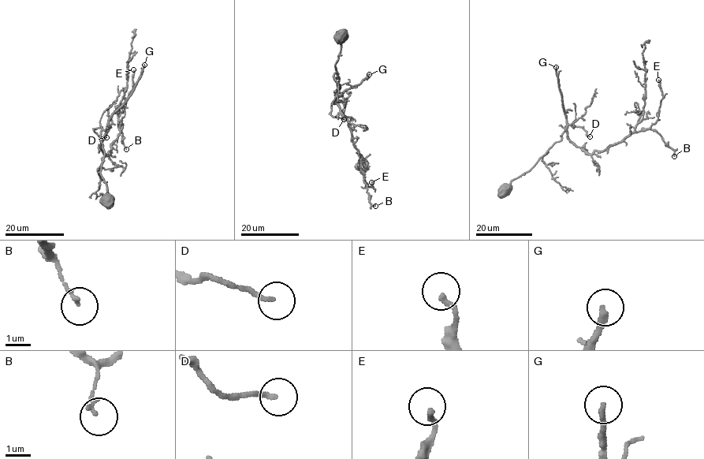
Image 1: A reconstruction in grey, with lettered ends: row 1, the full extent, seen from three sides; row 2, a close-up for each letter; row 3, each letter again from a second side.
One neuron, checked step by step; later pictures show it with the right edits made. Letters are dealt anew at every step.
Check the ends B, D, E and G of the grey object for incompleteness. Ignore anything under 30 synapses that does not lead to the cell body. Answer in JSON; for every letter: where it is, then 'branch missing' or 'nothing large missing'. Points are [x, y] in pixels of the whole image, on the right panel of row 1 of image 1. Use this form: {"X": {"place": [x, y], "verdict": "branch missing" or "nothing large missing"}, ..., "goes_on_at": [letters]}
{"B": {"place": [674, 156], "verdict": "nothing large missing"}, "D": {"place": [590, 136], "verdict": "nothing large missing"}, "E": {"place": [658, 80], "verdict": "nothing large missing"}, "G": {"place": [556, 67], "verdict": "branch missing"}, "goes_on_at": ["G"]}

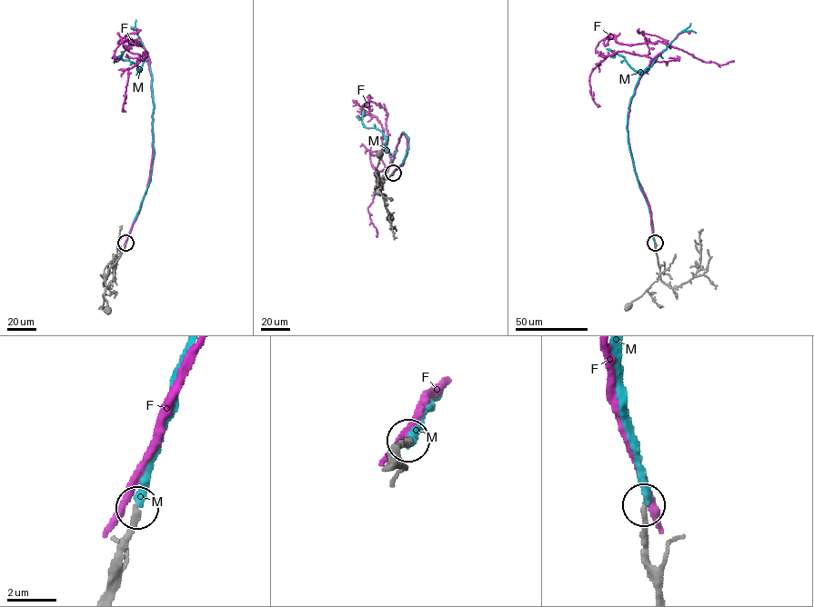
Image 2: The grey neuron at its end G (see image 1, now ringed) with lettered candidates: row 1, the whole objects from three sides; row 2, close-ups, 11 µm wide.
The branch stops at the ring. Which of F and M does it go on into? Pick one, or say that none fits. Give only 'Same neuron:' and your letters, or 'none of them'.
Same neuron: none of them

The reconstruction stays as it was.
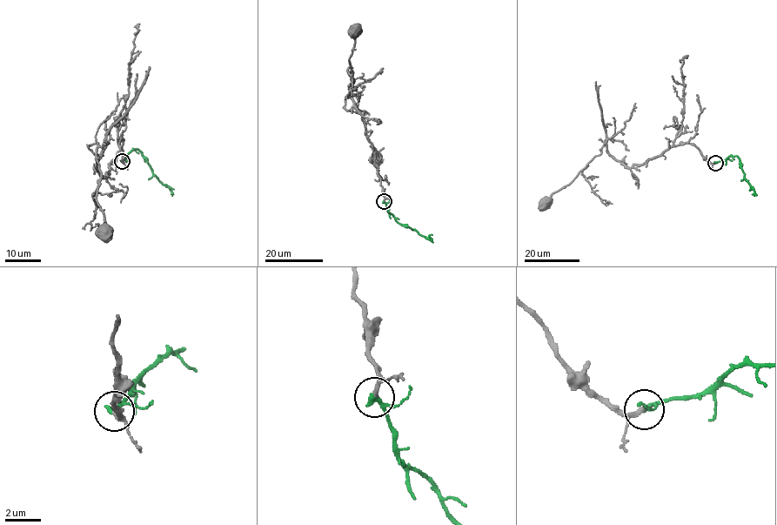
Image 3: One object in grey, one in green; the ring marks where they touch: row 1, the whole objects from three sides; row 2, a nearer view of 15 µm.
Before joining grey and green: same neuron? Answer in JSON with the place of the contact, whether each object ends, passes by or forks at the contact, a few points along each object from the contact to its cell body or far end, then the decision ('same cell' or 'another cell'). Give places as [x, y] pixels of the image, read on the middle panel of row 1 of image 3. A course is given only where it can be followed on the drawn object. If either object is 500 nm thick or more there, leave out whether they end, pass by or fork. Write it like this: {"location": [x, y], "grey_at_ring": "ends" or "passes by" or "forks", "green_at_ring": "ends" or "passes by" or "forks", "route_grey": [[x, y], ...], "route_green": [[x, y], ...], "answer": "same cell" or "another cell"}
{"location": [384, 201], "grey_at_ring": "ends", "green_at_ring": "passes by", "route_grey": [[384, 201], [375, 149], [354, 104], [354, 88], [348, 88], [353, 71], [349, 60], [355, 36], [352, 30]], "route_green": [[384, 201], [387, 211], [398, 222], [429, 239], [430, 237]], "answer": "same cell"}

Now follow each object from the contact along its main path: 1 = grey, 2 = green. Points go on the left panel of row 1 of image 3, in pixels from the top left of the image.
1: (122, 161), (120, 138), (120, 150), (104, 178), (97, 168), (103, 149), (96, 149), (102, 230)
2: (122, 161), (131, 150), (137, 149), (154, 175), (169, 189), (170, 194)

